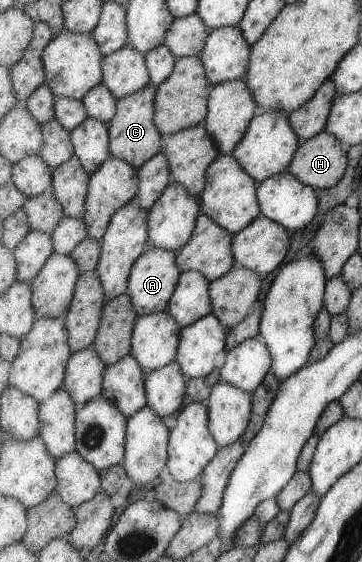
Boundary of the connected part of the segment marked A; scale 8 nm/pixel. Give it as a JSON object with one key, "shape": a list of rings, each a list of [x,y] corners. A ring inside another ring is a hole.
{"shape":[[[153,247],[142,254],[134,264],[133,273],[129,277],[130,297],[139,316],[154,315],[166,312],[174,292],[181,279],[182,271],[177,262],[176,251]]]}

